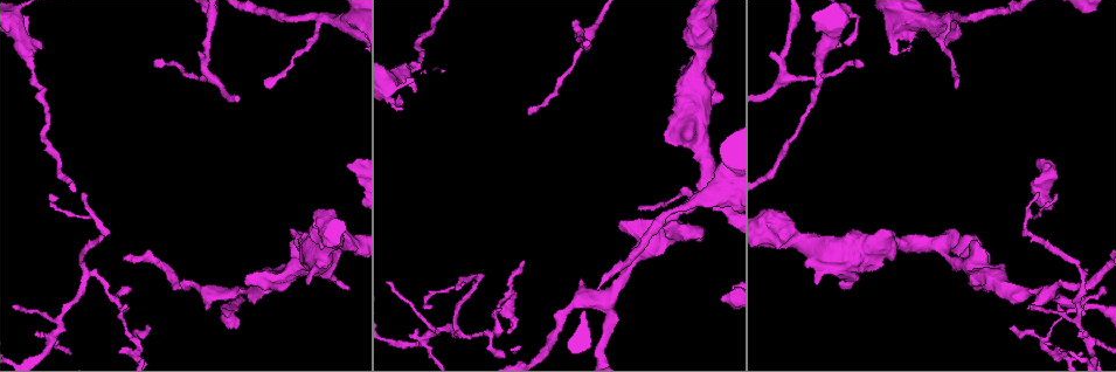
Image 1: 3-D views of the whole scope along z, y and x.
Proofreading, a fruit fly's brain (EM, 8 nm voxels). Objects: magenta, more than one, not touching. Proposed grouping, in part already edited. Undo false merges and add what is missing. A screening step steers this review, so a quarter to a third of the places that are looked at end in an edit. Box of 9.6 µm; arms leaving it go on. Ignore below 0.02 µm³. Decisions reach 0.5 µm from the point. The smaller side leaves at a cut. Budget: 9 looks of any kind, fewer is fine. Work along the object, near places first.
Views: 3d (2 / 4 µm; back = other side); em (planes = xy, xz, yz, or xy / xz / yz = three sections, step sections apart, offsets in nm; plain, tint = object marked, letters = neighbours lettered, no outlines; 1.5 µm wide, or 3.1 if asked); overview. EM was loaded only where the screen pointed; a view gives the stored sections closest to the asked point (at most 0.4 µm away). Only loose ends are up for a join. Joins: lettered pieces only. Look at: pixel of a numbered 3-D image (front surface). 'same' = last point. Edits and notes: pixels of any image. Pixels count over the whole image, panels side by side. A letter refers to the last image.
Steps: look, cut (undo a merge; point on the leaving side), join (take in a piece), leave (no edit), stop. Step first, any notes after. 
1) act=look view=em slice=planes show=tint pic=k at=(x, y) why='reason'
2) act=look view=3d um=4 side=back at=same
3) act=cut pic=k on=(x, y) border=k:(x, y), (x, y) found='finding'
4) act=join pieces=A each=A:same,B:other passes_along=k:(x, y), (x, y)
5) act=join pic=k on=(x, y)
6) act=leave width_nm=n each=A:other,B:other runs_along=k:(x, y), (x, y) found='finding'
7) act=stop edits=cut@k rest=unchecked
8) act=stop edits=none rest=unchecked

act=look view=3d um=4 pic=1 at=(947, 18) why='three arms meet'

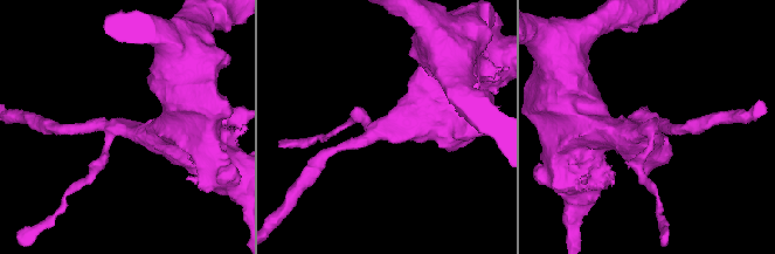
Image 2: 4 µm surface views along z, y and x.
act=look view=em slice=xz step=8 show=tint pic=2 at=(650, 128) arms=3 why='need the tissue'

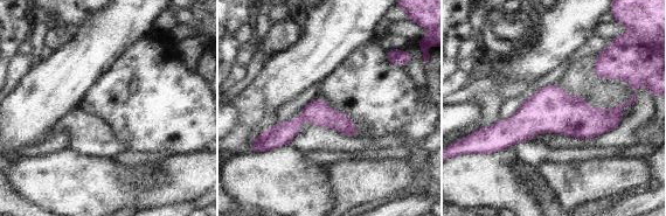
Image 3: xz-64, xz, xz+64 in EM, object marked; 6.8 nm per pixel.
act=look view=em slice=planes show=letters at=same

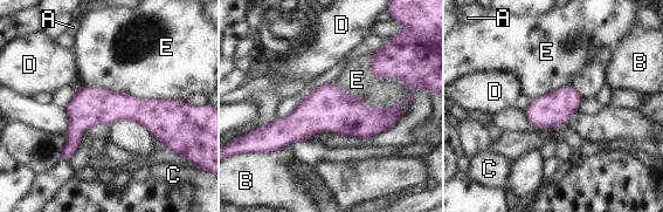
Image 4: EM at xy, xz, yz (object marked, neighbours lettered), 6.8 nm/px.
act=leave each=A:other,B:other,C:other,D:other,E:other runs_along=4:(396, 108), (268, 136) found='continuous, no second neuron'

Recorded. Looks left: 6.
act=look view=em slice=xz step=8 show=letters pic=1 at=(957, 83) why='branch stops here'

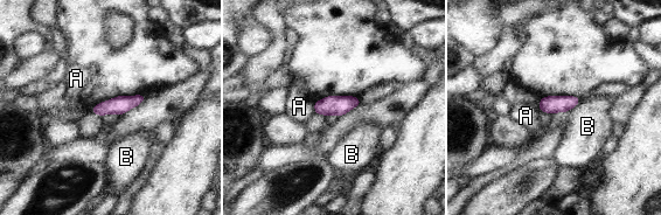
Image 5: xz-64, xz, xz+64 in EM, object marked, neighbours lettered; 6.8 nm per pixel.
act=look view=em slice=xy step=4 show=letters at=same

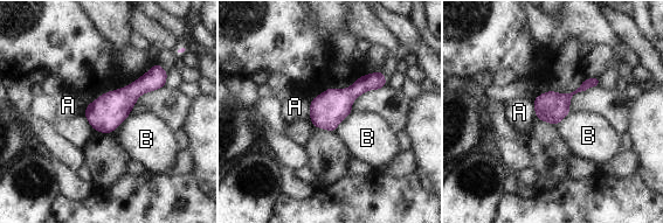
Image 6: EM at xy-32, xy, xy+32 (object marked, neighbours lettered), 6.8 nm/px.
act=leave each=A:other,B:other border=6:(352, 112), (333, 132) found='no lettered piece goes on from it'

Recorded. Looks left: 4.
act=look view=em slice=yz step=8 show=letters pic=1 at=(699, 239) why='branch stops here'

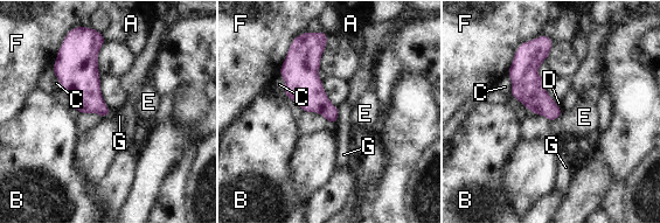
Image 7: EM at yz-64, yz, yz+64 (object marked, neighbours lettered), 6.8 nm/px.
act=look view=em slice=planes show=letters at=same why='cut it another way'

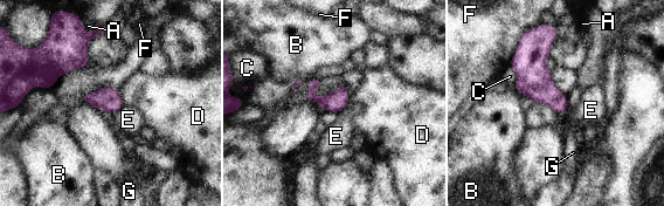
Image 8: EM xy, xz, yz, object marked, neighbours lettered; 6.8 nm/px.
act=leave each=A:other,B:other,C:other,D:other,E:other,F:other,G:other found='none of them fits'

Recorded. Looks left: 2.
act=look view=em slice=planes show=letters pic=1 at=(1047, 346) why='abrupt turn'

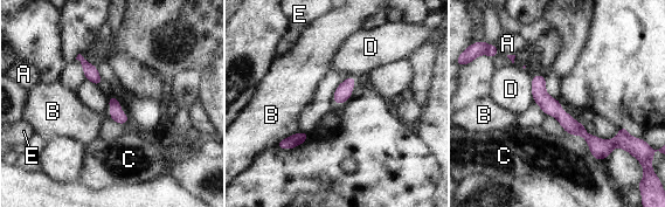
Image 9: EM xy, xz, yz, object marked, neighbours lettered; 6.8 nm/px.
act=leave each=A:other,B:other,C:other,D:other,E:other border=9:(298, 131), (281, 139), (275, 145) found='one neuron here'

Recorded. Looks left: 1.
act=stop edits=none rest=unchecked

